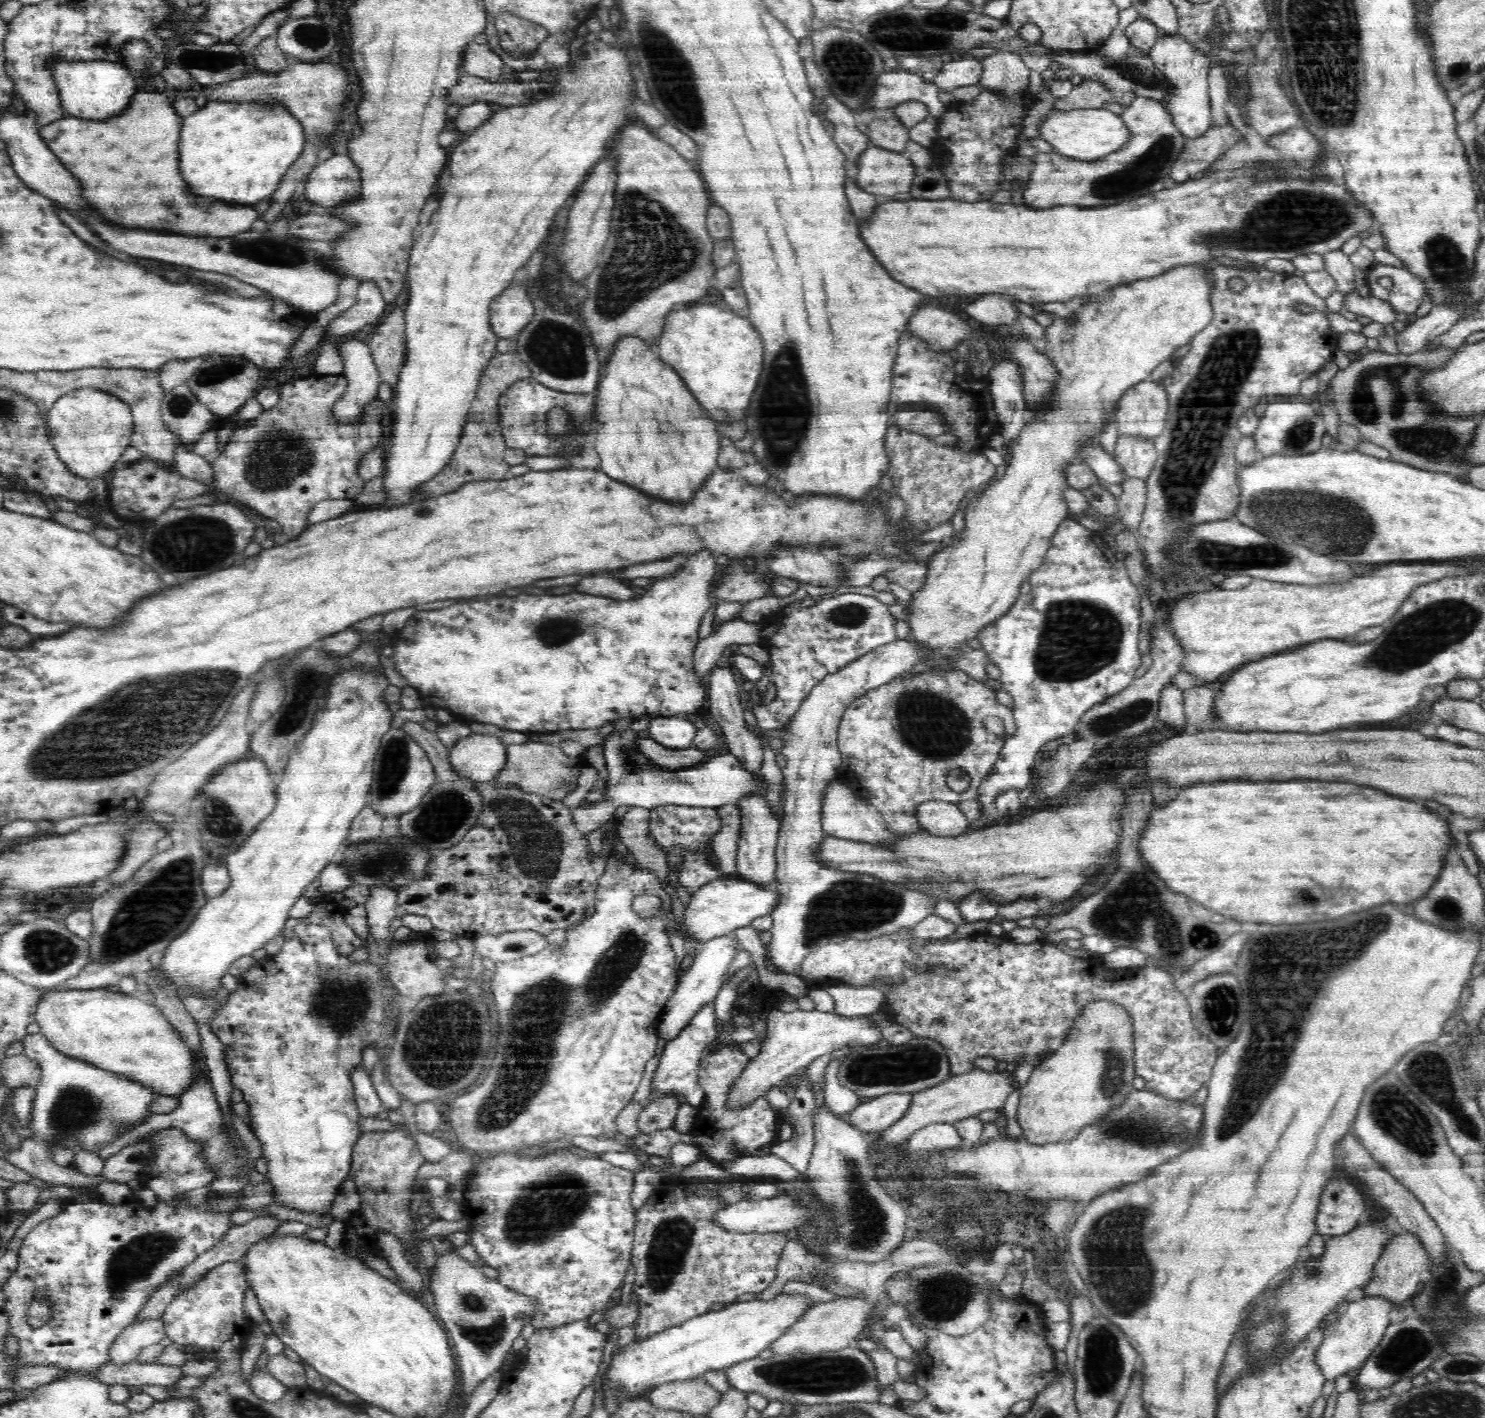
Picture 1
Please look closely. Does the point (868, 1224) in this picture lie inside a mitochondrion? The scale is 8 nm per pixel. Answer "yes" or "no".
yes

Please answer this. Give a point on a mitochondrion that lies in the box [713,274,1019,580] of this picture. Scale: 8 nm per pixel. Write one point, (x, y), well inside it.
(783, 411)

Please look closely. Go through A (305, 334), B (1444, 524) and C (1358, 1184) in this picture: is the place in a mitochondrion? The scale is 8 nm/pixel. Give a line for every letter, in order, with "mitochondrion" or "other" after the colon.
A: other
B: other
C: other

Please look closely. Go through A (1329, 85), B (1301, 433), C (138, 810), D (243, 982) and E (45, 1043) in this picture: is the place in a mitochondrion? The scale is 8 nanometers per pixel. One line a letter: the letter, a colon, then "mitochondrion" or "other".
A: mitochondrion
B: mitochondrion
C: other
D: other
E: other

